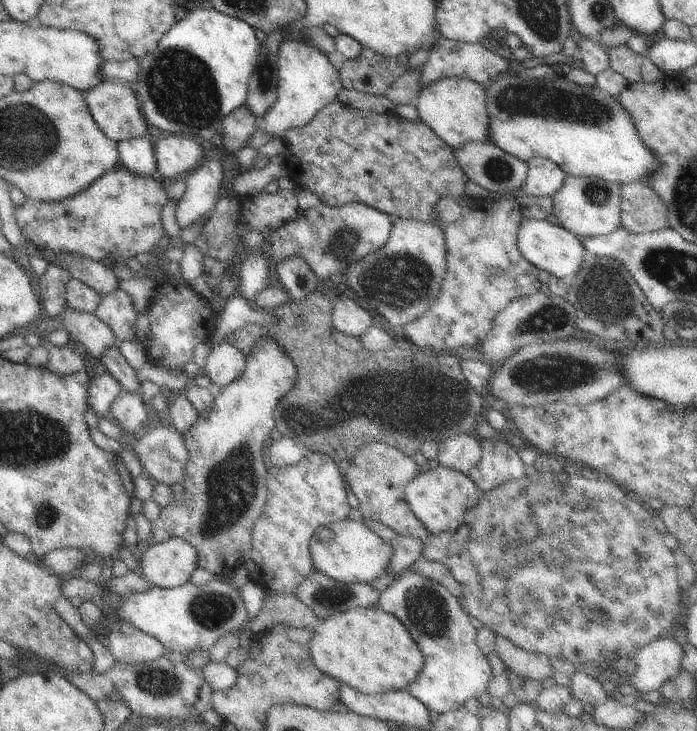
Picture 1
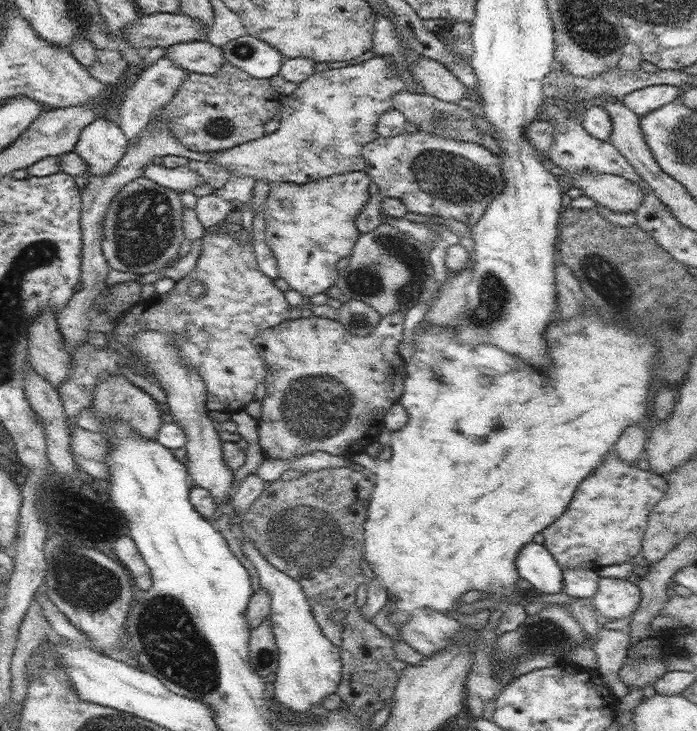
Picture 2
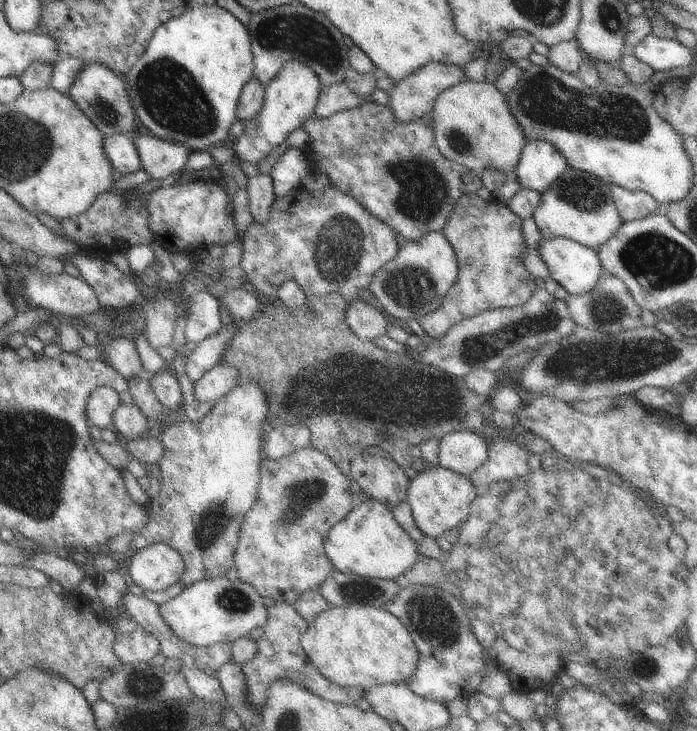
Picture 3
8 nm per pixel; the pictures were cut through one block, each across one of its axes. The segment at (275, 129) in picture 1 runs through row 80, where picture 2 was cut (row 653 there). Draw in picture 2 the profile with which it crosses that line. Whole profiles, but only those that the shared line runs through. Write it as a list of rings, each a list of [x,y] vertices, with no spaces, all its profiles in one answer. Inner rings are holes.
[[[244,539],[243,552],[260,575],[262,589],[268,591],[271,599],[272,633],[279,651],[279,665],[276,669],[275,691],[272,694],[284,707],[300,714],[313,715],[310,708],[322,704],[324,698],[338,690],[342,680],[343,662],[340,648],[330,642],[314,620],[311,602],[306,598],[300,584],[274,568],[264,555],[256,550],[256,545]]]

